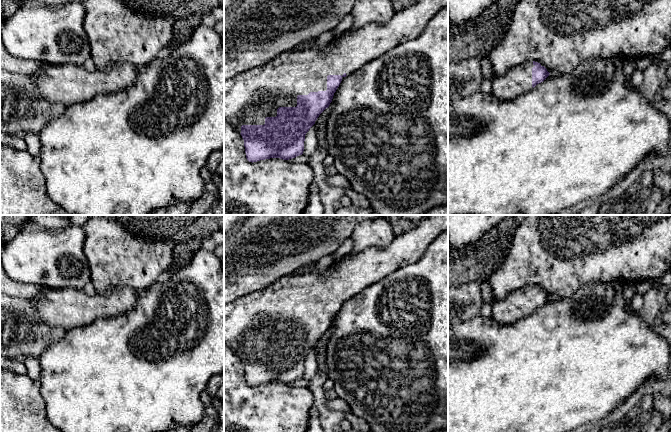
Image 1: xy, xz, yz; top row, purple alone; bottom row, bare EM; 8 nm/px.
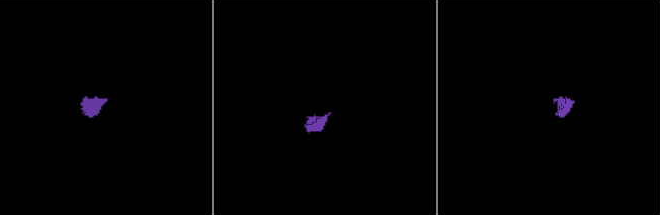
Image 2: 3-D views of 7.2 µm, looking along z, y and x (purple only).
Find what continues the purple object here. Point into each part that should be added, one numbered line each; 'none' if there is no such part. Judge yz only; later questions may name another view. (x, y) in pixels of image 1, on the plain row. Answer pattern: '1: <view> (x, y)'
1: yz (517, 304)

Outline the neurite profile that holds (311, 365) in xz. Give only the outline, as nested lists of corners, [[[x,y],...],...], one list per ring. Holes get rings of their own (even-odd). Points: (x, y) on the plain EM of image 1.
[[[313,349],[305,359],[303,379],[312,381],[318,372],[318,362],[316,360],[315,349]]]

